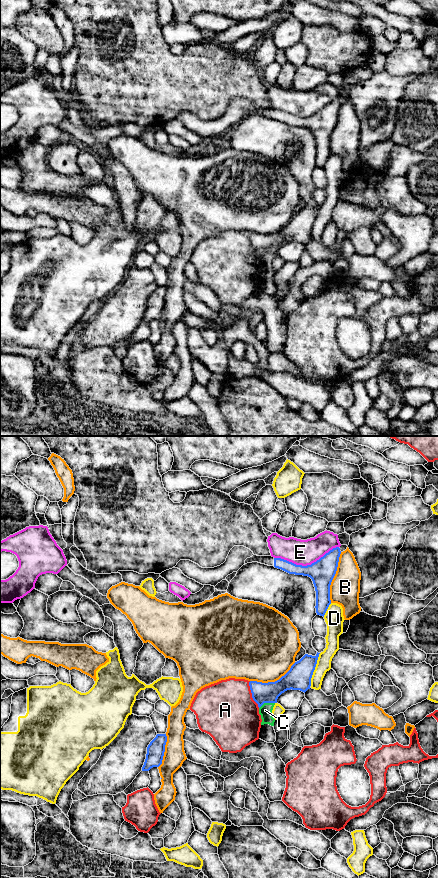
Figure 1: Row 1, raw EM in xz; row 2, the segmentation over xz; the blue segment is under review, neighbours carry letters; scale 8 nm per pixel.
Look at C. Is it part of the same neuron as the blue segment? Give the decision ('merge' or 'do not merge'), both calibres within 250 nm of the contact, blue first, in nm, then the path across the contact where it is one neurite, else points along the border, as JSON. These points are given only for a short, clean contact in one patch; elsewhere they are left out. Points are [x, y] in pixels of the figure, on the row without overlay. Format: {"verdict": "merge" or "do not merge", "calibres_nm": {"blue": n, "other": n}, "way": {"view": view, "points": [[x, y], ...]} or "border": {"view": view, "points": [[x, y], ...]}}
{"verdict": "merge", "calibres_nm": {"blue": 160, "other": 100}, "way": {"view": "xz", "points": [[269, 244], [266, 247], [266, 254], [265, 262]]}}

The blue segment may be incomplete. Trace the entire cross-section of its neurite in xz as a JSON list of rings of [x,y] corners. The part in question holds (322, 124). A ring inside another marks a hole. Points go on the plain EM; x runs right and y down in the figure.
[[[333,100],[311,117],[302,118],[281,110],[274,110],[274,119],[289,126],[308,128],[312,131],[316,143],[316,165],[325,167],[330,152],[330,137],[336,126],[341,103]]]

